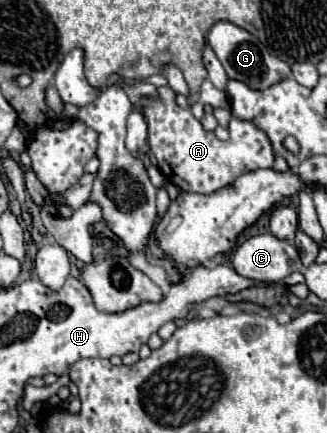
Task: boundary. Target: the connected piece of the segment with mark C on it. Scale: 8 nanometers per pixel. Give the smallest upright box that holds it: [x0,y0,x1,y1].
[232,235,302,283]

